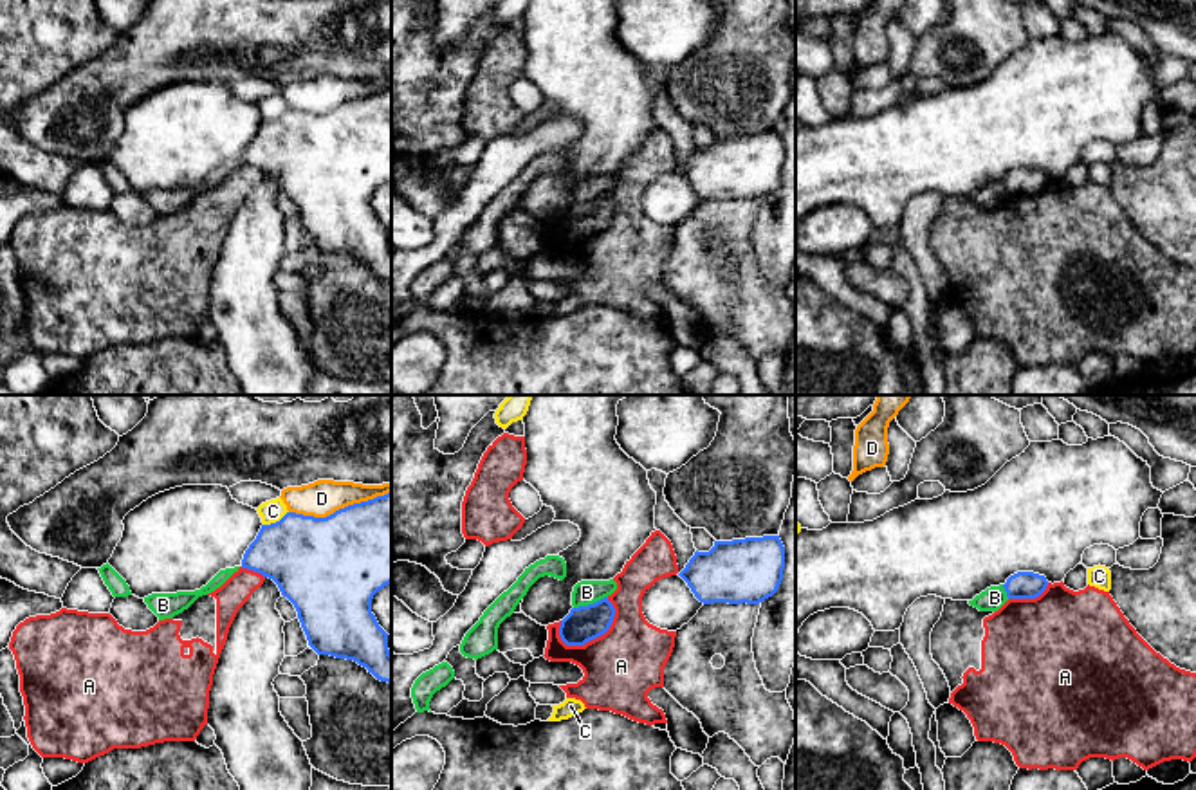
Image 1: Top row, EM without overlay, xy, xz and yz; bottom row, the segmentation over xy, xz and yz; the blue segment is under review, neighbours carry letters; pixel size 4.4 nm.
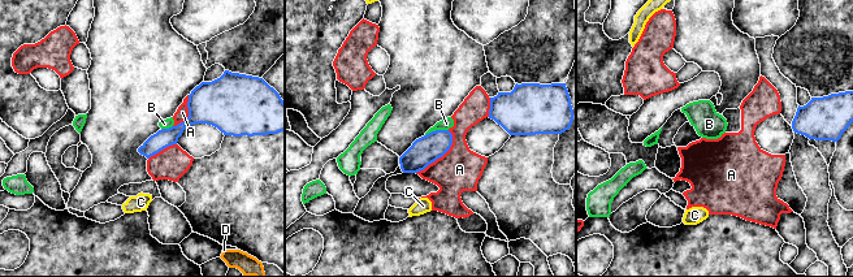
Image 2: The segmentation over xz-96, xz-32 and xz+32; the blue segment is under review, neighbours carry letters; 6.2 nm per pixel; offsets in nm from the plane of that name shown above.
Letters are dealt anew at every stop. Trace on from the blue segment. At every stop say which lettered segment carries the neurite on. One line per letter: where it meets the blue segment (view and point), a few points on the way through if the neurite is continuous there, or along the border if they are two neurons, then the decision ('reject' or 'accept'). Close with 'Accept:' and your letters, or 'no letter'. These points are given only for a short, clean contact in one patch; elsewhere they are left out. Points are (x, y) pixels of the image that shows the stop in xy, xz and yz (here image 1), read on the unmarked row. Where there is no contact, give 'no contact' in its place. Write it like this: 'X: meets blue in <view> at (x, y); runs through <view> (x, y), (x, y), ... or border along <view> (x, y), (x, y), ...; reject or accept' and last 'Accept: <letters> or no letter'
A: meets blue in xz at (599, 231); reject
B: meets blue in xz at (590, 201); border along xz (607, 192), (574, 204); reject
C: meets blue in xy at (276, 118); reject
D: meets blue in xy at (340, 105); reject
Accept: no letter

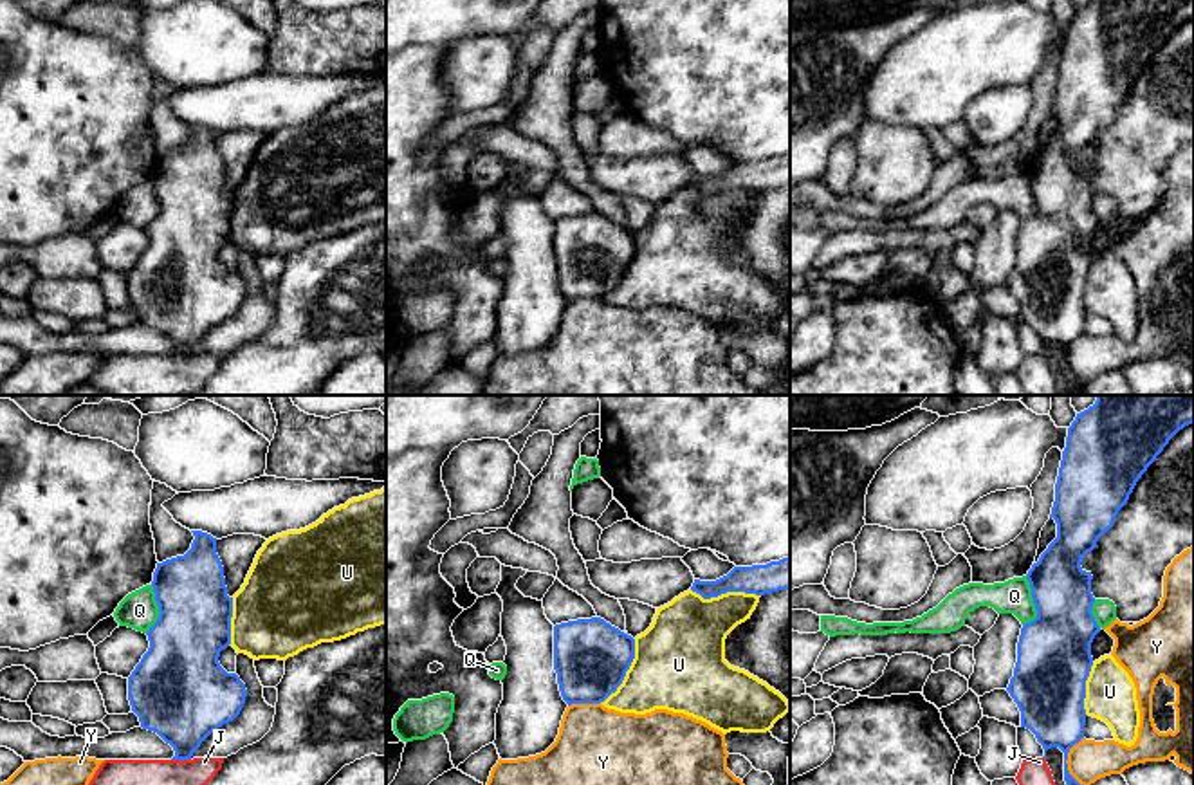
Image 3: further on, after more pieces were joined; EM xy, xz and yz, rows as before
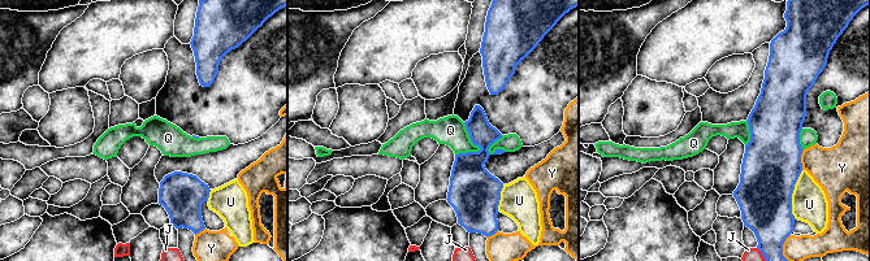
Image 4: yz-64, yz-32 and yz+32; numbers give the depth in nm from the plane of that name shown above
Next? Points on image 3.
J: meets blue in xy at (181, 356); border along xy (172, 354), (190, 356); reject
Q: meets blue in yz at (1034, 199); reject
U: meets blue in xz at (725, 188); reject
Y: meets blue in yz at (1065, 358); reject
Accept: no letter

